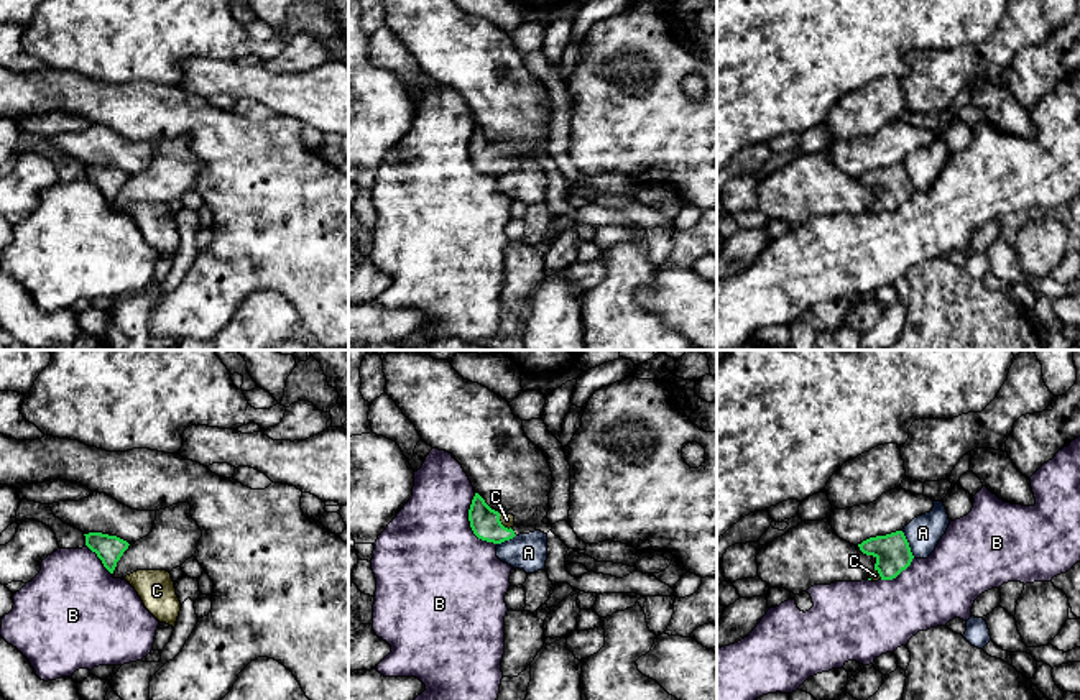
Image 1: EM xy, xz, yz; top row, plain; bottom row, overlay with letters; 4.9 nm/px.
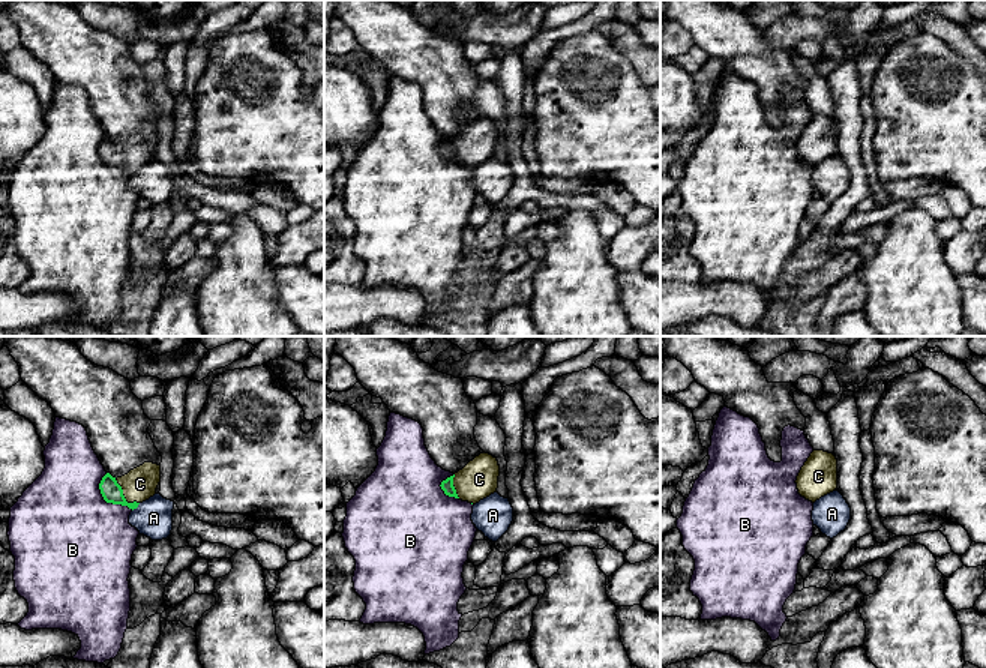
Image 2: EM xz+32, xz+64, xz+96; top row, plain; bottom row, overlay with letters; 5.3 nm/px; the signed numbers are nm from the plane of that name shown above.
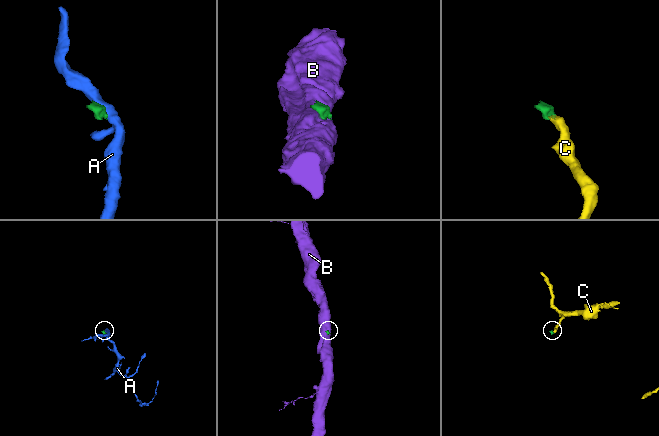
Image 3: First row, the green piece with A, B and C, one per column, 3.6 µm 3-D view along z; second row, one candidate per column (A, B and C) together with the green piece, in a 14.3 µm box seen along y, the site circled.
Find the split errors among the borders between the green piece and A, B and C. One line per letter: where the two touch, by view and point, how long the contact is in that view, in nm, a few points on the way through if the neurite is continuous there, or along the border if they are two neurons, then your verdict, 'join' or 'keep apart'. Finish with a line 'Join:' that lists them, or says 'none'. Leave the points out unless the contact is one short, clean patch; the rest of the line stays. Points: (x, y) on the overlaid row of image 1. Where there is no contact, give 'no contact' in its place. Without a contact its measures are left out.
A: contact yz (908, 544); length 150 nm; border yz (901, 531), (914, 557); keep apart
B: contact xz (470, 524); length 280 nm; border xz (474, 493), (469, 526), (479, 538), (497, 544); keep apart
C: contact xz (500, 523); length 90 nm; way xz (485, 523), (500, 523), (507, 520); join
Join: C

